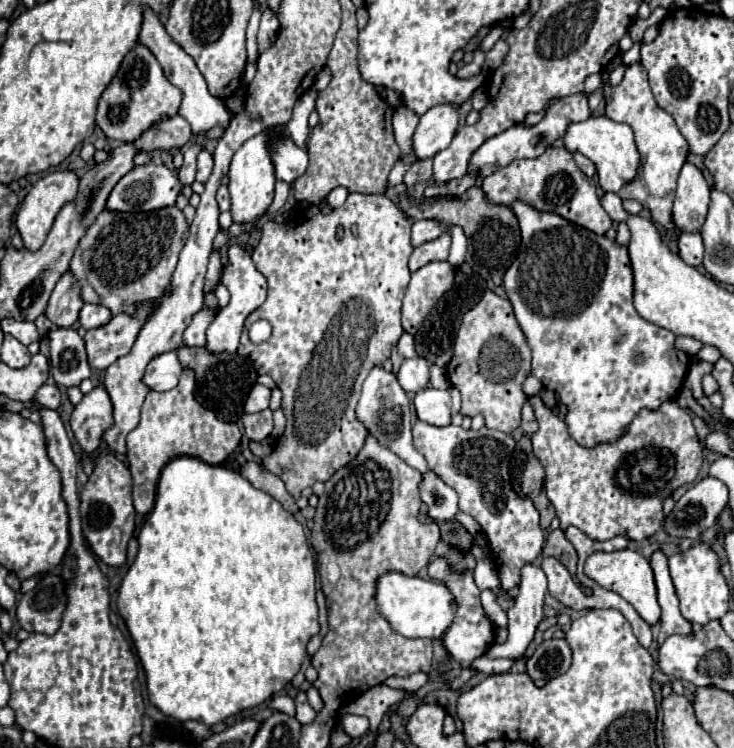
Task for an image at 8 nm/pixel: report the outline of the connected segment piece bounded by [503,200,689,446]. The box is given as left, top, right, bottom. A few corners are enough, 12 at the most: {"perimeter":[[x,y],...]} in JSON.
{"perimeter":[[523,200],[503,288],[583,446],[677,398],[627,246]]}

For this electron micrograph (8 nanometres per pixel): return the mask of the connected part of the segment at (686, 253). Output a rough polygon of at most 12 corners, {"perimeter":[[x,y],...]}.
{"perimeter":[[681,234],[679,256],[689,266],[703,264],[701,234]]}

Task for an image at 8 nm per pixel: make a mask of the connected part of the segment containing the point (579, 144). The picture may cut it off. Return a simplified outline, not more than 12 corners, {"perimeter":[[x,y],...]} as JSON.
{"perimeter":[[607,116],[571,124],[569,152],[593,160],[605,192],[635,180],[631,126]]}

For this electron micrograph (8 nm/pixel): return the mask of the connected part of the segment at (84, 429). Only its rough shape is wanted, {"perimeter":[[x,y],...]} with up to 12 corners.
{"perimeter":[[97,386],[69,424],[81,456],[93,454],[113,424],[113,404]]}

